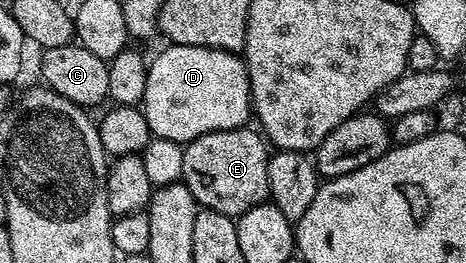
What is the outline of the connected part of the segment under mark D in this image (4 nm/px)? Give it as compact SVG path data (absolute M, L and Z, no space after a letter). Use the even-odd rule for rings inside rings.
M194 45L164 46L166 49L157 58L148 62L149 74L147 87L143 91L140 108L149 124L153 137L162 137L172 141L188 143L199 135L207 135L224 129L240 129L251 117L249 99L249 73L245 62L237 53L228 53L225 49L208 49Z

